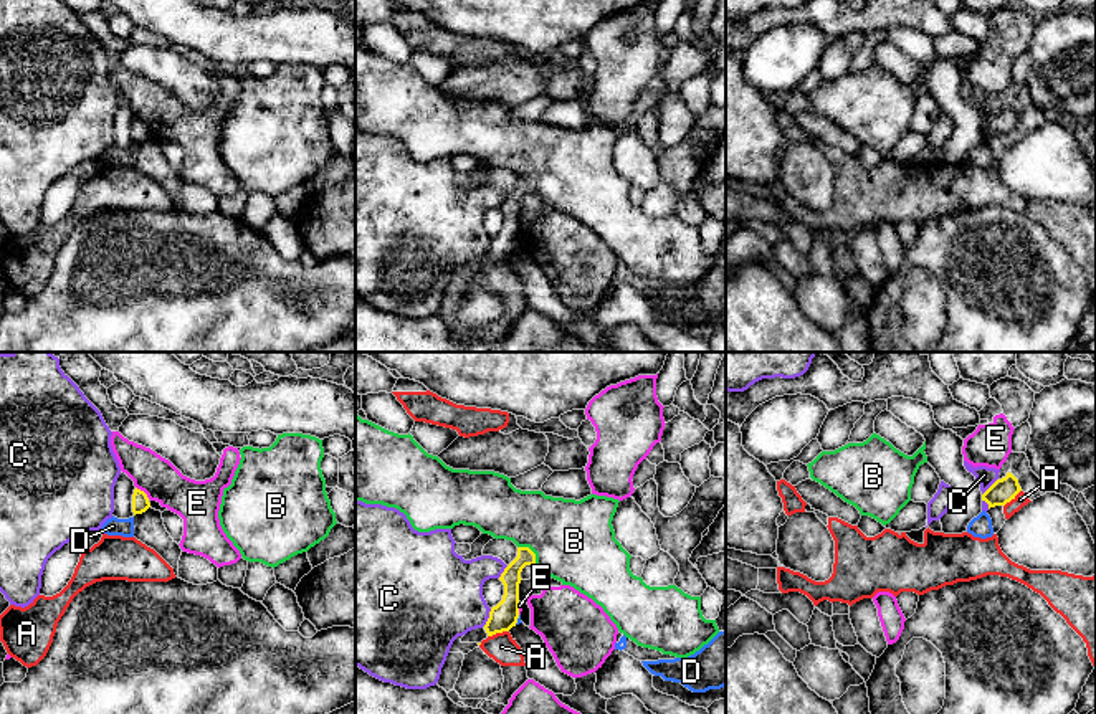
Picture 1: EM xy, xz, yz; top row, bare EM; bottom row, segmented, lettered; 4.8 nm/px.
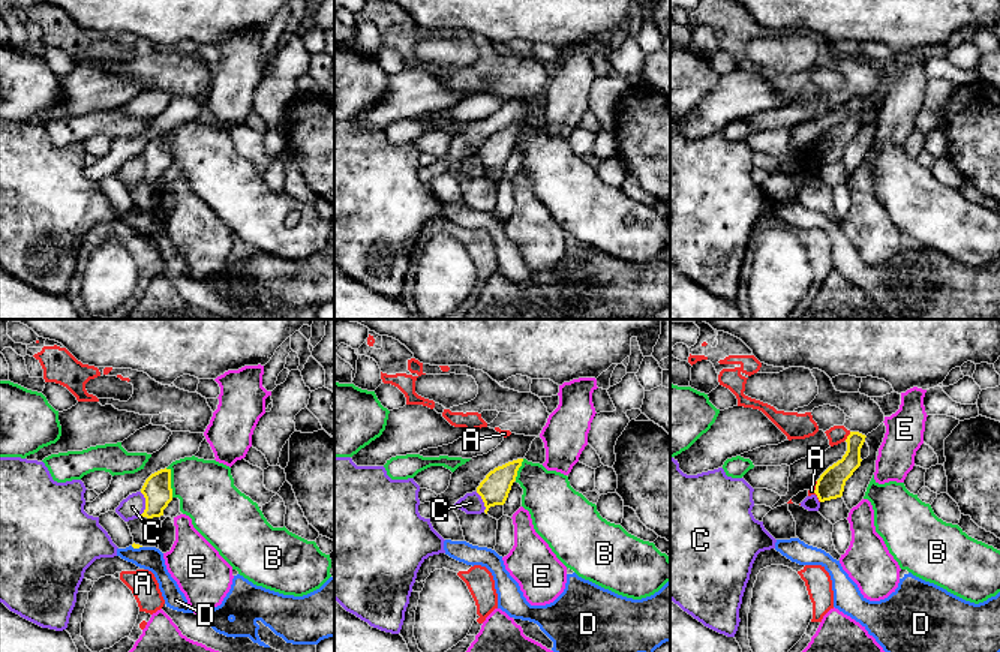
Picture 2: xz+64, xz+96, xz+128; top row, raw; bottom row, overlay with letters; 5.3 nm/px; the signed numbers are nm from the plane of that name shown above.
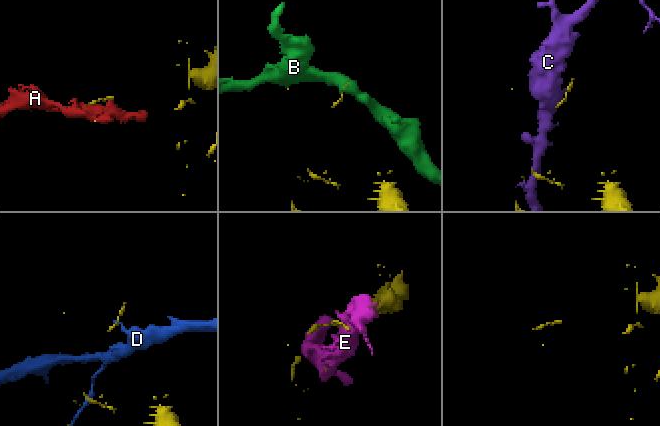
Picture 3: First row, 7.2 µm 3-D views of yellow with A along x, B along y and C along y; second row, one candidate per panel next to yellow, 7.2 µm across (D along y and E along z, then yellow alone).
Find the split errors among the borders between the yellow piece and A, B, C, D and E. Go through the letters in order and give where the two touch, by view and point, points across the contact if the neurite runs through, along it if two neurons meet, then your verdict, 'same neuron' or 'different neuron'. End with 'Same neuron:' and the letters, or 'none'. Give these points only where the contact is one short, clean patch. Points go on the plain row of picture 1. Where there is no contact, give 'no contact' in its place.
A: contact xz (498, 261); different neuron
B: contact xz (531, 180); border xz (518, 176), (526, 176), (534, 184), (536, 192); different neuron
C: contact xz (490, 247); different neuron
D: contact xz (516, 250); different neuron
E: contact xy (142, 121); different neuron
Same neuron: none

